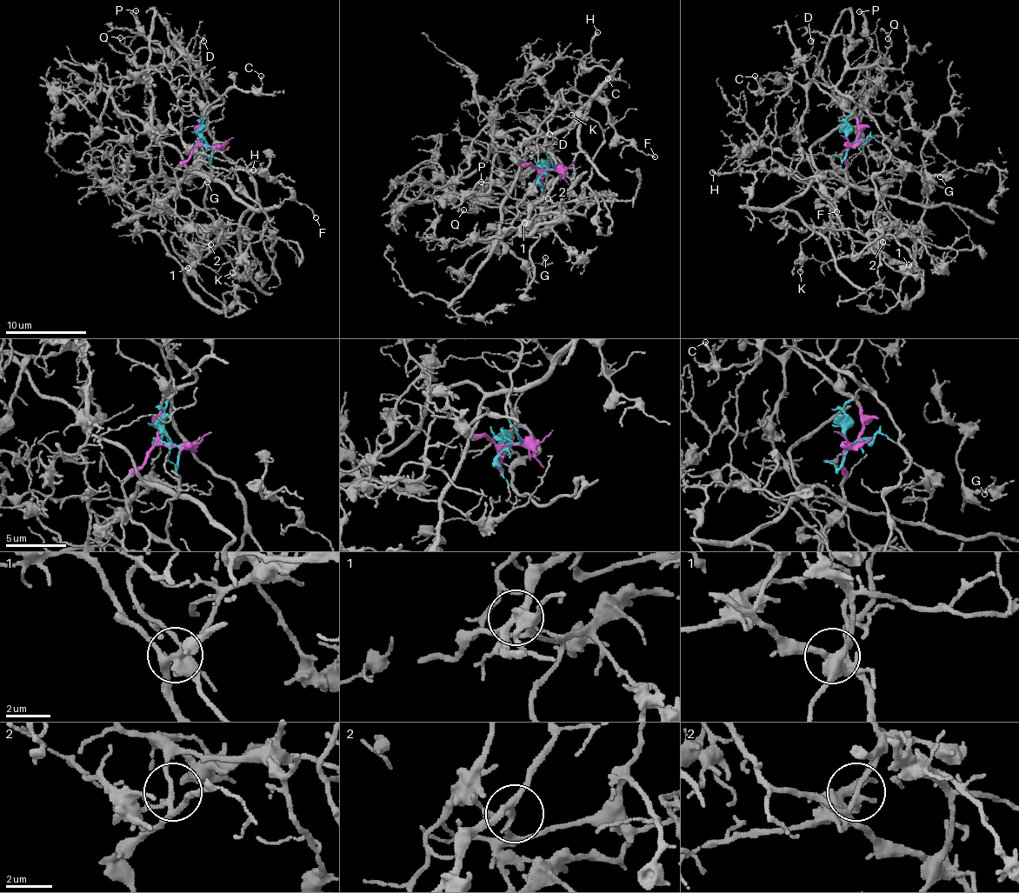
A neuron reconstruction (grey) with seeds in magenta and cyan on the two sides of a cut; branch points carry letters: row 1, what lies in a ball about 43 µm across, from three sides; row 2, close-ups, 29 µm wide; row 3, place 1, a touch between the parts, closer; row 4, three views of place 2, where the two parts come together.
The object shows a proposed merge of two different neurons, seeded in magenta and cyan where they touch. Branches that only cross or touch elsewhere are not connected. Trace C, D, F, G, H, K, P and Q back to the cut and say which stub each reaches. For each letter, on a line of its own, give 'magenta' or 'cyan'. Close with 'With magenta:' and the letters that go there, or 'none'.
C: magenta
D: magenta
F: magenta
G: magenta
H: magenta
K: magenta
P: magenta
Q: magenta
With magenta: C, D, F, G, H, K, P, Q

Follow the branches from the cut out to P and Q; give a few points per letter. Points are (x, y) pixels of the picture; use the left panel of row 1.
P: (205, 146), (199, 143), (201, 110), (195, 97), (173, 83), (162, 49), (143, 32), (135, 9)
Q: (205, 146), (199, 143), (201, 110), (195, 97), (173, 83), (171, 72), (163, 64), (139, 64), (119, 37)

